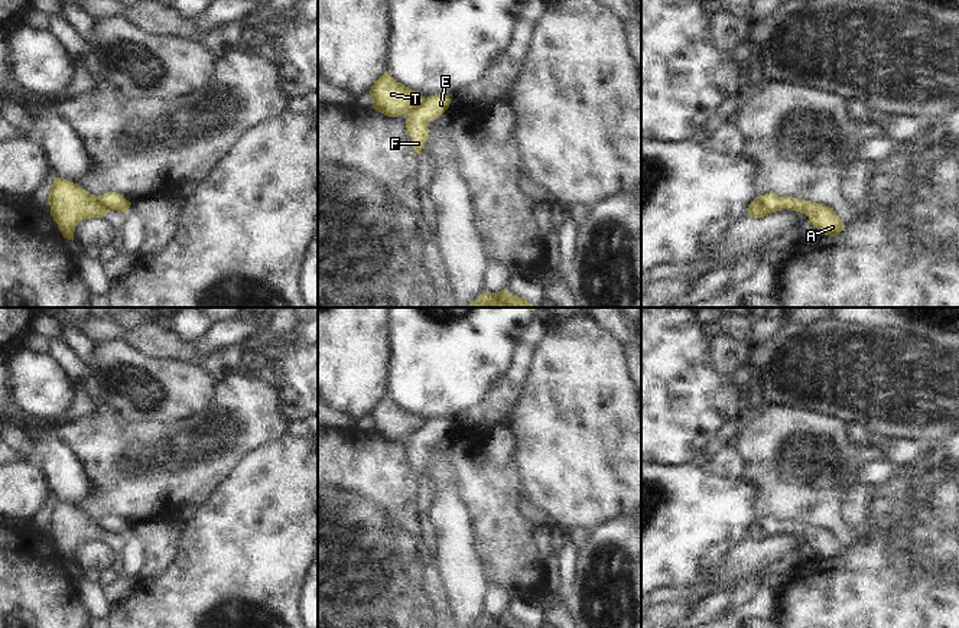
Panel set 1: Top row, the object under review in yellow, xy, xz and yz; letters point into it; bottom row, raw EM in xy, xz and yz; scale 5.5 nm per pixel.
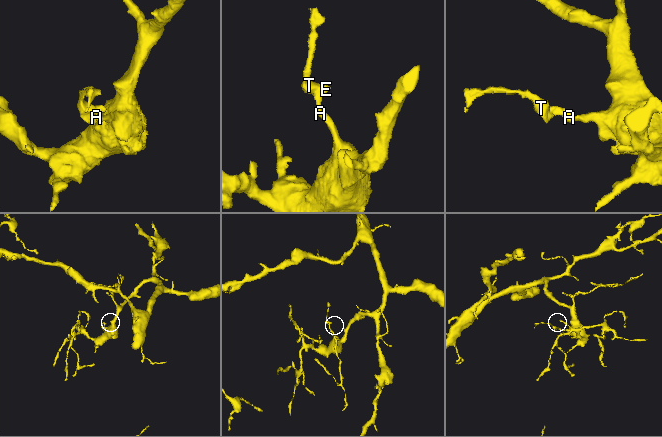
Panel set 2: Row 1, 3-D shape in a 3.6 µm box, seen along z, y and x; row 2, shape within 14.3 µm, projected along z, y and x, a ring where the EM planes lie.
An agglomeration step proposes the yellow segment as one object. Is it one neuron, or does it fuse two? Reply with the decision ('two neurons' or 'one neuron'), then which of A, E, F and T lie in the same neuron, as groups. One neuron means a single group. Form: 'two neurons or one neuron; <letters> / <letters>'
two neurons; A E F / T

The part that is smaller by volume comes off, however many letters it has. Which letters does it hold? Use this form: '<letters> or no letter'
T

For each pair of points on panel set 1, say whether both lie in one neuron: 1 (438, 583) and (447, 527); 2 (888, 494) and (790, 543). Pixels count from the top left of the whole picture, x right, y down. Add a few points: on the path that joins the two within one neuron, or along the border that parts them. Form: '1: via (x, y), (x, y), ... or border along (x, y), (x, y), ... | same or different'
1: border along (432, 547), (445, 592), (452, 601) | different
2: border along (808, 546), (800, 550) | different

